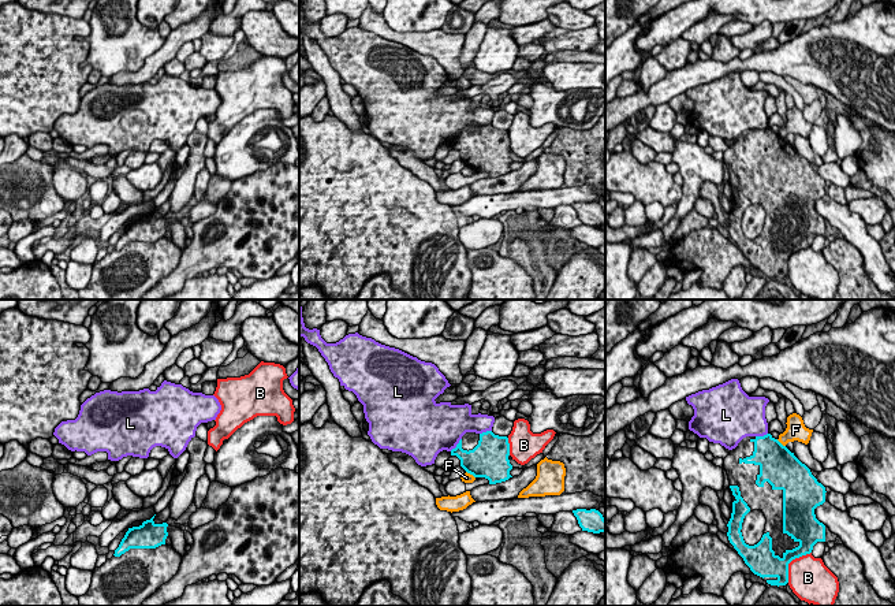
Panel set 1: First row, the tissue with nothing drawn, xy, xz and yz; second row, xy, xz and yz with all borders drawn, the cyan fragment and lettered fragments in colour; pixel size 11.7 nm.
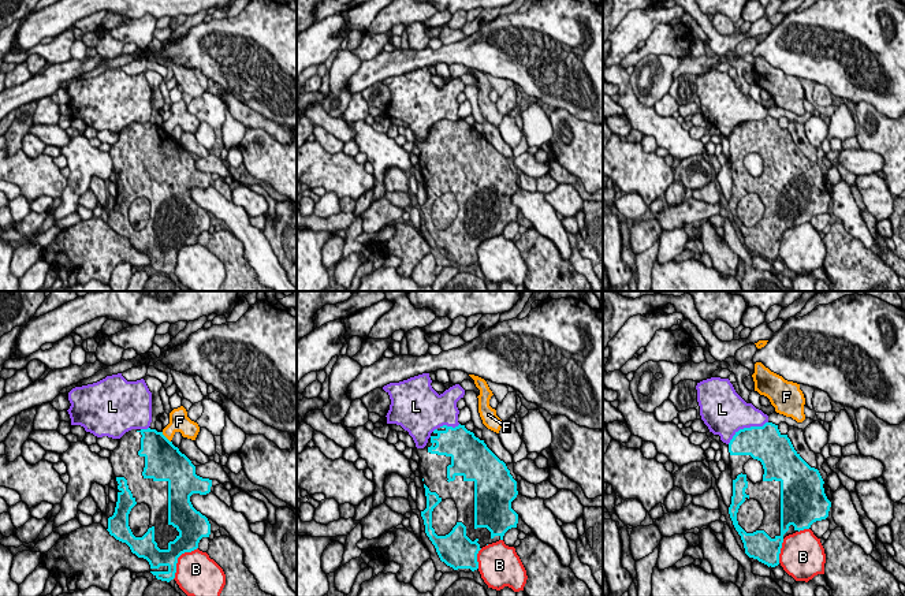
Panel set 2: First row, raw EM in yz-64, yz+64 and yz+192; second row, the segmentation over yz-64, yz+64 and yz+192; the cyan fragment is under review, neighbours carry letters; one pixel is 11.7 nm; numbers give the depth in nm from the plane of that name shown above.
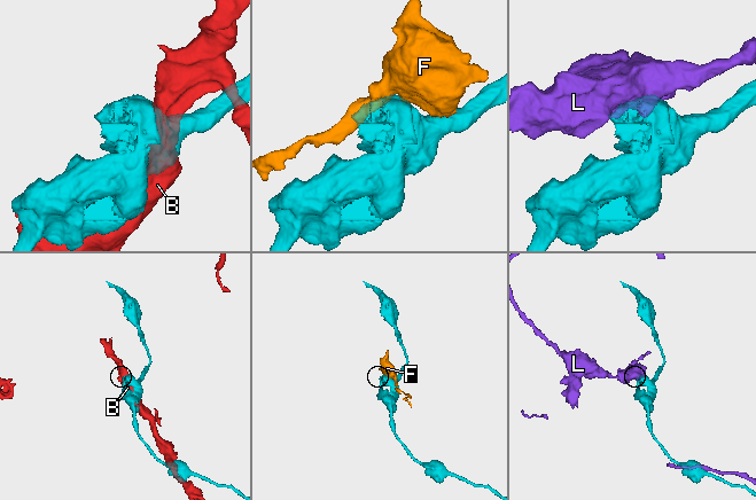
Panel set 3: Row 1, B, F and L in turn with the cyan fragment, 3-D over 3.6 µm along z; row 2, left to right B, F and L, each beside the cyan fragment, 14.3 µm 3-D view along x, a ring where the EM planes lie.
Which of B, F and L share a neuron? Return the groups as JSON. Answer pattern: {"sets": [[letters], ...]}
{"sets": [["B"], ["F"], ["L"]]}

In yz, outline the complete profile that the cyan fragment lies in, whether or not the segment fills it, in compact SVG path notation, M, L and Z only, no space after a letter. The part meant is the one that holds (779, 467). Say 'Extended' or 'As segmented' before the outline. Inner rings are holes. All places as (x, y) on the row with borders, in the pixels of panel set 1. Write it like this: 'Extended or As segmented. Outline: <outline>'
Extended. Outline: M771 434L743 438L724 458L723 466L727 471L730 488L735 497L731 518L727 524L730 543L754 575L771 585L786 585L788 583L788 564L795 558L810 554L817 542L825 542L825 525L814 514L814 509L825 502L825 487L817 482L810 469L794 453ZM753 510L761 510L767 524L761 540L749 546L745 543L741 529L745 516Z

